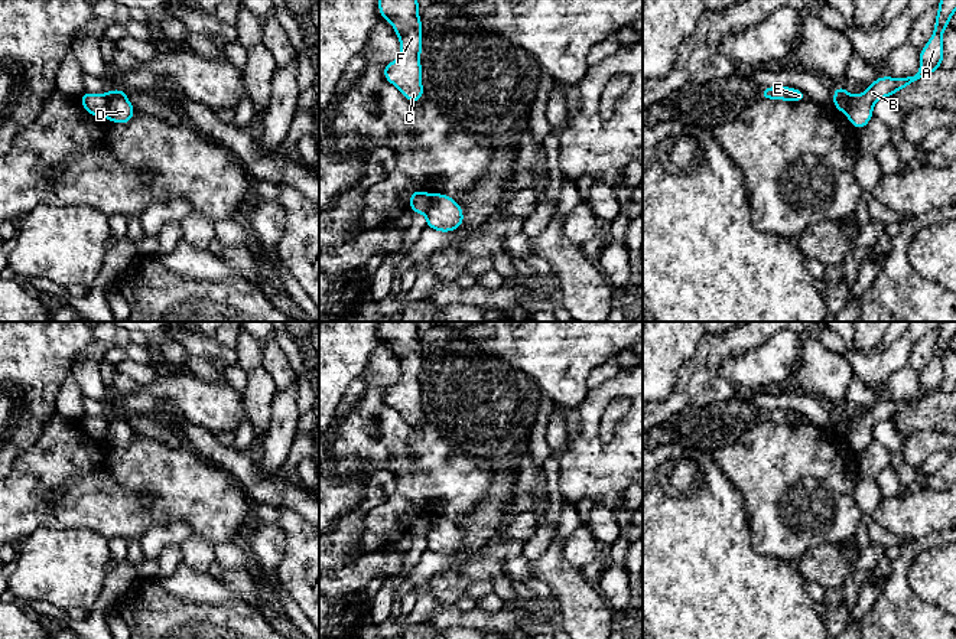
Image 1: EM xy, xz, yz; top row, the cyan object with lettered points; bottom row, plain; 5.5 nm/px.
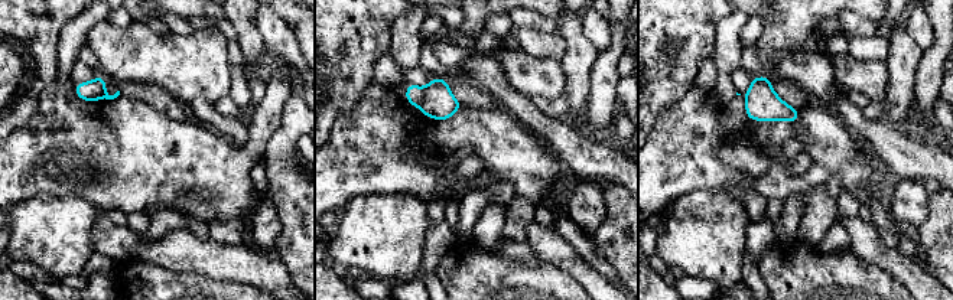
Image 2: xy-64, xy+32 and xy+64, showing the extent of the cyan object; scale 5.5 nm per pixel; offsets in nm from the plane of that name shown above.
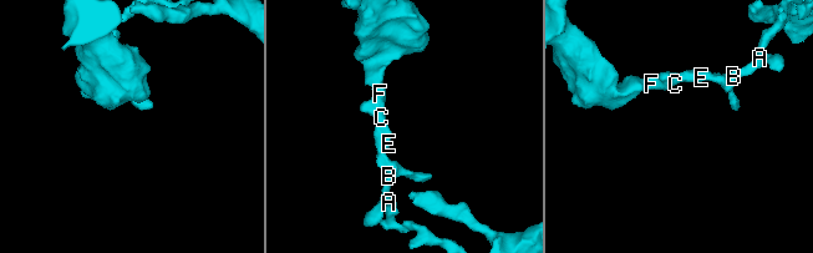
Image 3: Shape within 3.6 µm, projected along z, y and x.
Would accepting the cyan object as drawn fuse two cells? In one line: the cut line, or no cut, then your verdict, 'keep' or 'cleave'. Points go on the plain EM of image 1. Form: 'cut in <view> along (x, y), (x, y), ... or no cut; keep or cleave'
cut in xy along (110, 416), (107, 434), (103, 439); cleave

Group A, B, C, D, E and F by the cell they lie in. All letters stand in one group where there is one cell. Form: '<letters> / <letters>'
A B D / C E F

